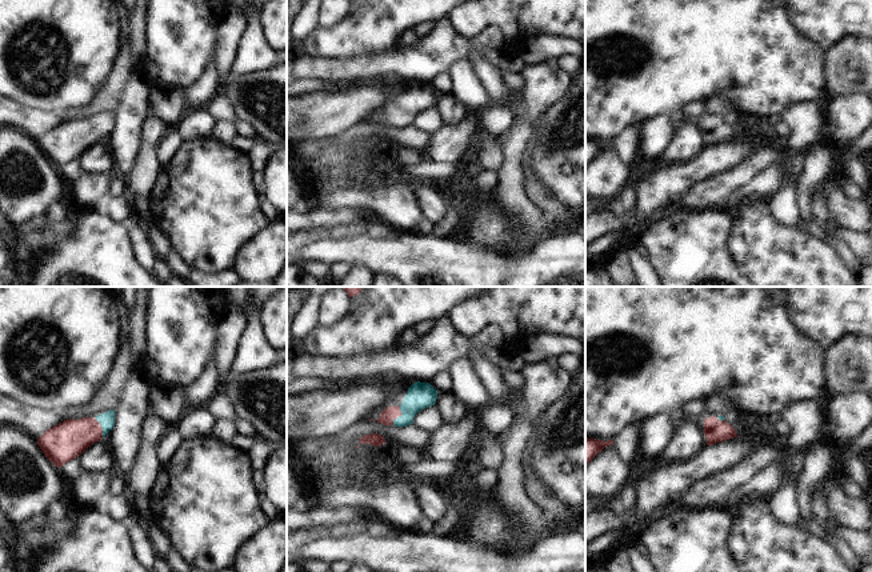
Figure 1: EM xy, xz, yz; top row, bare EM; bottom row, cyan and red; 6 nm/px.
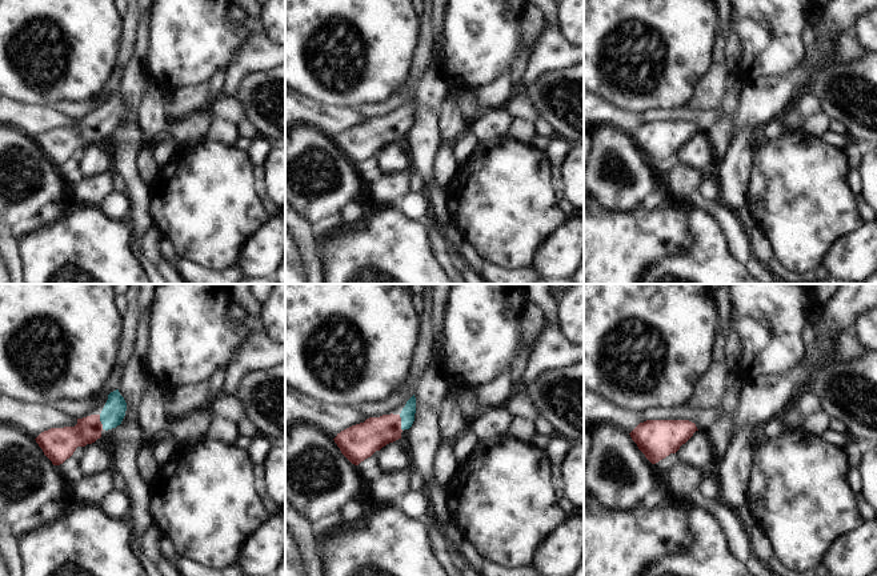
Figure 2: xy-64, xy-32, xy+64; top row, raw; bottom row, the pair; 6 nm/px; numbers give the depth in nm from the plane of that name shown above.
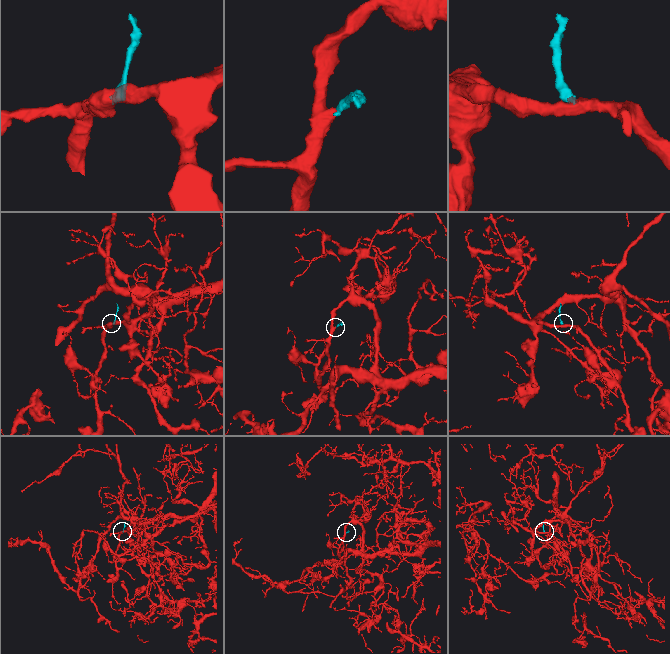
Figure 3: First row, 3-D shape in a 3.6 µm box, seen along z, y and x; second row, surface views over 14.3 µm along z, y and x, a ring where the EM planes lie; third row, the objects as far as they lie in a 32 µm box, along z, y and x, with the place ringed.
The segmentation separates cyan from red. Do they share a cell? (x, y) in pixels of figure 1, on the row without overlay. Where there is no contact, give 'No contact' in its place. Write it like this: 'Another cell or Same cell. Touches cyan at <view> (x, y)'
Same cell. Touches cyan at xy (102, 128).

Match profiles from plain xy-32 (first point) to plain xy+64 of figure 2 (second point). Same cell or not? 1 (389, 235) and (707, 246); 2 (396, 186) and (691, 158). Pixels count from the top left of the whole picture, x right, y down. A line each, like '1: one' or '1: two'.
1: one
2: two

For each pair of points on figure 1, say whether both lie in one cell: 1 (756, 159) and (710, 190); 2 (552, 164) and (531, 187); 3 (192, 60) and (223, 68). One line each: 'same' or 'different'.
1: same
2: different
3: different

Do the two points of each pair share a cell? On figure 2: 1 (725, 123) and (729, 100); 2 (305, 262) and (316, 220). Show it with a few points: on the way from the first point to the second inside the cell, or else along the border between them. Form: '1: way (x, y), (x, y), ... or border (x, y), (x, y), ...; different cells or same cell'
1: way (727, 118), (728, 106); same cell
2: border (299, 216), (315, 230); different cells

